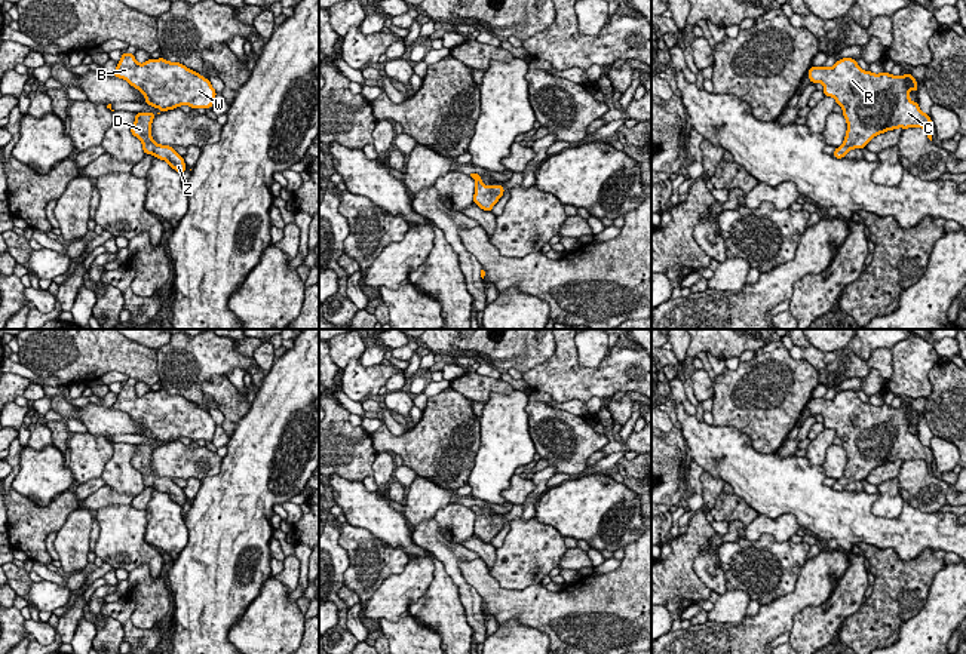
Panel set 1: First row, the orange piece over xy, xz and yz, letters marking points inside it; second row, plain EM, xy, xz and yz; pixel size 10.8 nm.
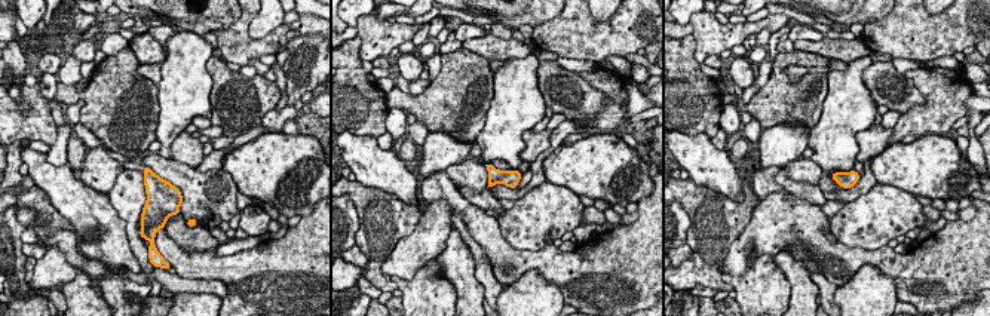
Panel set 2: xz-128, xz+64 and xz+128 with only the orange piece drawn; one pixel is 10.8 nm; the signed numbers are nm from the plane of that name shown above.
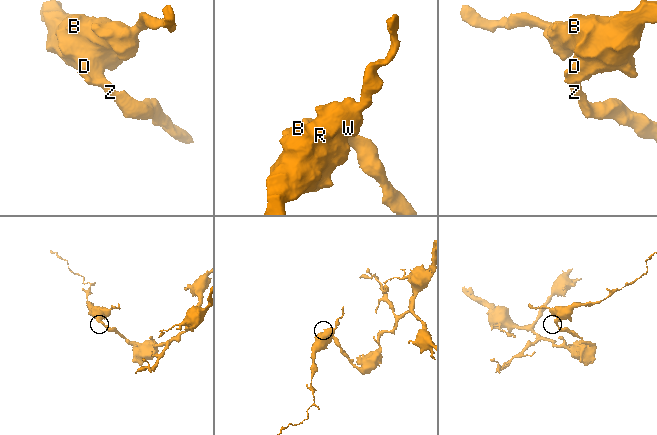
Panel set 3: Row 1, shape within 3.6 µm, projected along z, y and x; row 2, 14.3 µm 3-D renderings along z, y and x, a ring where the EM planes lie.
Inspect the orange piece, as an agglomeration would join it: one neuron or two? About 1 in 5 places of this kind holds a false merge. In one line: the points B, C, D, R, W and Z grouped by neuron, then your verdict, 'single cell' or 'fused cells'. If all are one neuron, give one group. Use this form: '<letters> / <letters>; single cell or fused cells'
B C D R W Z; single cell

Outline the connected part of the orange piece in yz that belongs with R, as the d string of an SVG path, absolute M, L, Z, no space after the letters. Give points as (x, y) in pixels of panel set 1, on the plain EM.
M843 390L835 394L834 399L815 399L807 403L810 415L822 415L824 427L832 429L843 440L843 448L847 454L847 463L841 479L837 479L832 485L835 491L844 491L846 485L855 480L864 480L867 476L887 463L898 460L923 460L927 464L927 470L932 473L932 451L924 446L919 433L913 435L908 429L908 423L919 424L917 412L913 406L893 408L886 403L874 406L862 402L856 392Z

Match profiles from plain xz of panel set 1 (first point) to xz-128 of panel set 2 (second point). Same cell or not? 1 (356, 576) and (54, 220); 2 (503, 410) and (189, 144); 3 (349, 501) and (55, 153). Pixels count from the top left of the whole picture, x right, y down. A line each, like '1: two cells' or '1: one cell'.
1: one cell
2: two cells
3: two cells

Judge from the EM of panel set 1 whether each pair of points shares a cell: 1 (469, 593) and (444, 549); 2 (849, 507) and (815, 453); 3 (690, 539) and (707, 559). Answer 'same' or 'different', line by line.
1: same
2: different
3: different

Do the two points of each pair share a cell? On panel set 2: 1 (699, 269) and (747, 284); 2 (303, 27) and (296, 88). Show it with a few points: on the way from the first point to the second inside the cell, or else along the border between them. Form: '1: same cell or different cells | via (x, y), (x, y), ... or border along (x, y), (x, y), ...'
1: different cells | border along (722, 273), (722, 278), (735, 290)
2: different cells | border along (315, 33), (300, 36)

